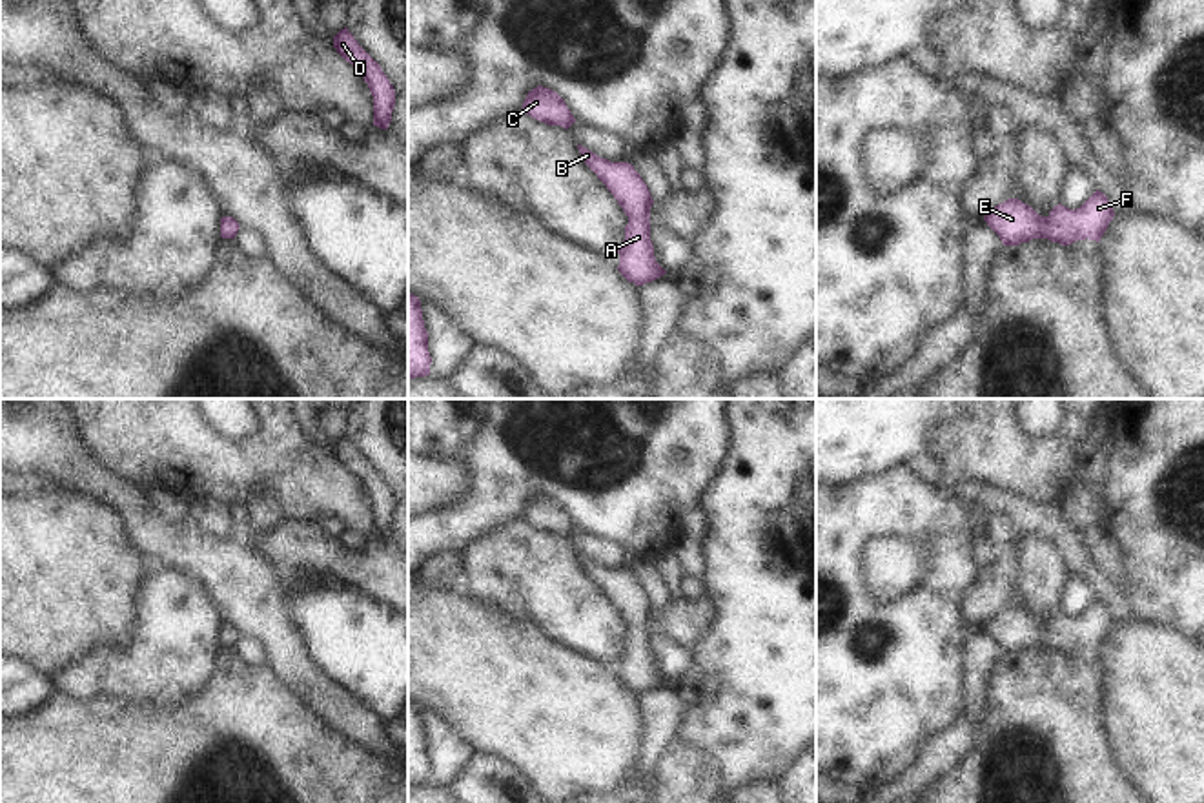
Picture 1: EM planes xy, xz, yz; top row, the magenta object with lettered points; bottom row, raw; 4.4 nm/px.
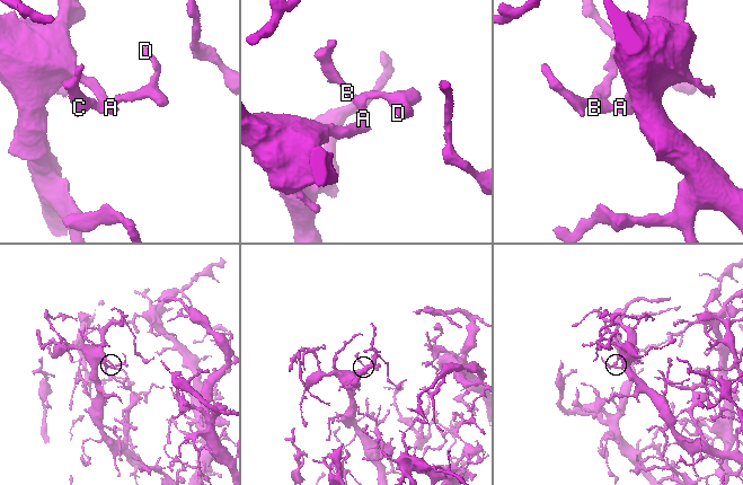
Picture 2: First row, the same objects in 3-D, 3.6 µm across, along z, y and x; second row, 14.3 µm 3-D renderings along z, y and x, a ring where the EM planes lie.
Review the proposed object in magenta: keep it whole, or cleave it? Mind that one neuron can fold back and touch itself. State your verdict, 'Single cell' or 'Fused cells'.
Single cell.

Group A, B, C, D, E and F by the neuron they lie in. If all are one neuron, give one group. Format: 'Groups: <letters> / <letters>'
Groups: A B C D E F.

